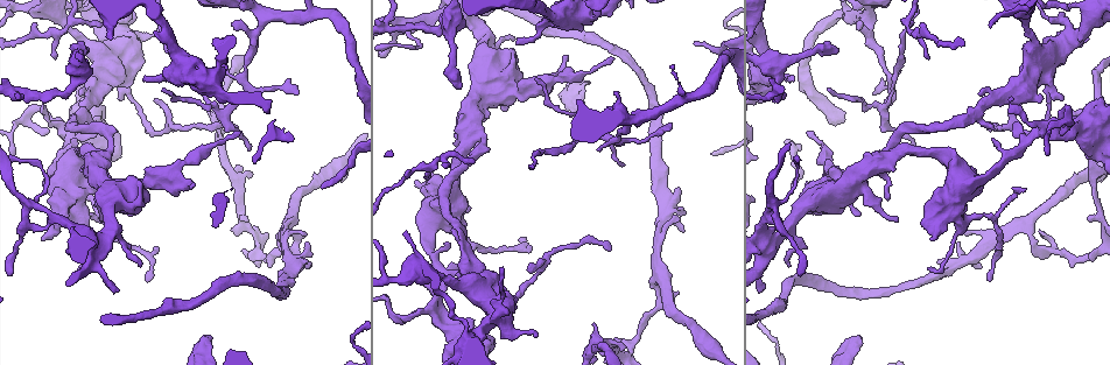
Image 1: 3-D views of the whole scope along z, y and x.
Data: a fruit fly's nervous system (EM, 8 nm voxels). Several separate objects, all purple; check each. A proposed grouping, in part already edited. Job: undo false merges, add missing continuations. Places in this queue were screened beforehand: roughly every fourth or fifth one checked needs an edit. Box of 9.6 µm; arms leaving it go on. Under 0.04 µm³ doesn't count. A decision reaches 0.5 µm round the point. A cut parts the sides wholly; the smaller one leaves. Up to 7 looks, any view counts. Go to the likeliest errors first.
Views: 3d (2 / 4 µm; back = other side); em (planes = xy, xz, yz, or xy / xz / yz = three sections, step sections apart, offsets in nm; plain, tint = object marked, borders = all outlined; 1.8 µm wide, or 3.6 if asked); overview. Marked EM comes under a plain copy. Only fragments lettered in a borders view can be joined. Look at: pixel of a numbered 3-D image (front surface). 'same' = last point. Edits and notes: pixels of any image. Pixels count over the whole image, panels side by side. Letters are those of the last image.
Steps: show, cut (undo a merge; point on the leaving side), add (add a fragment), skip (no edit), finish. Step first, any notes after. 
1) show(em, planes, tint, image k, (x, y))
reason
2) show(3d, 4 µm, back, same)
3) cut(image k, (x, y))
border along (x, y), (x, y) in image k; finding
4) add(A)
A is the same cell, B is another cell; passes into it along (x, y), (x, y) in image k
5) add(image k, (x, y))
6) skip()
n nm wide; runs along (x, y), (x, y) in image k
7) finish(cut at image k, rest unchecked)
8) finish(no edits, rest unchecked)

show(3d, 4 µm, image 1, (834, 47))
free end

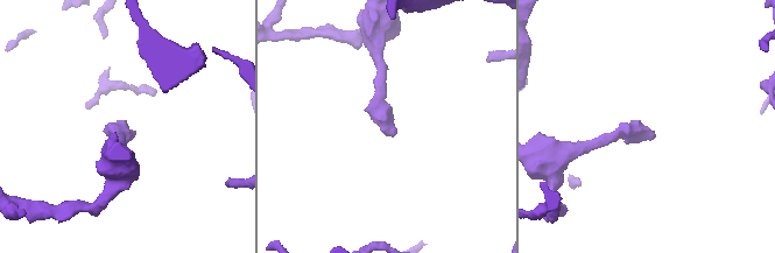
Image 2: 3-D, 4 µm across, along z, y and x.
show(em, xz, step 4, borders, image 2, (395, 131))
need the tissue

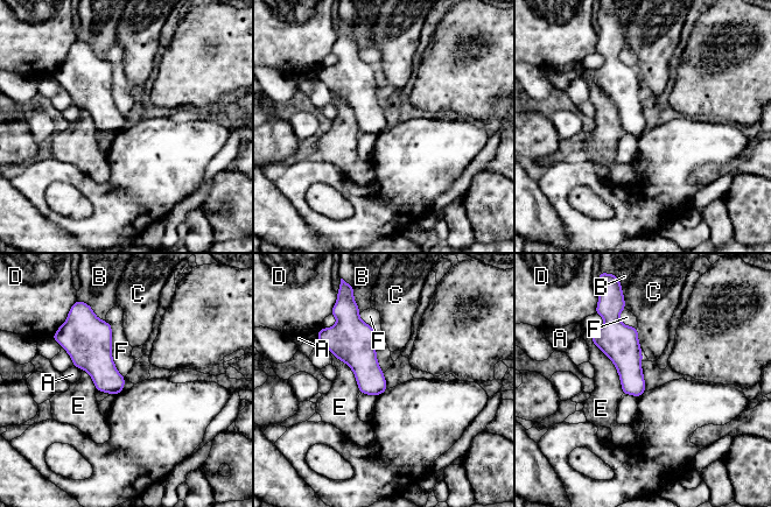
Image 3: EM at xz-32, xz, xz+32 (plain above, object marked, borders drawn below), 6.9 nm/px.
show(em, planes, borders, same)

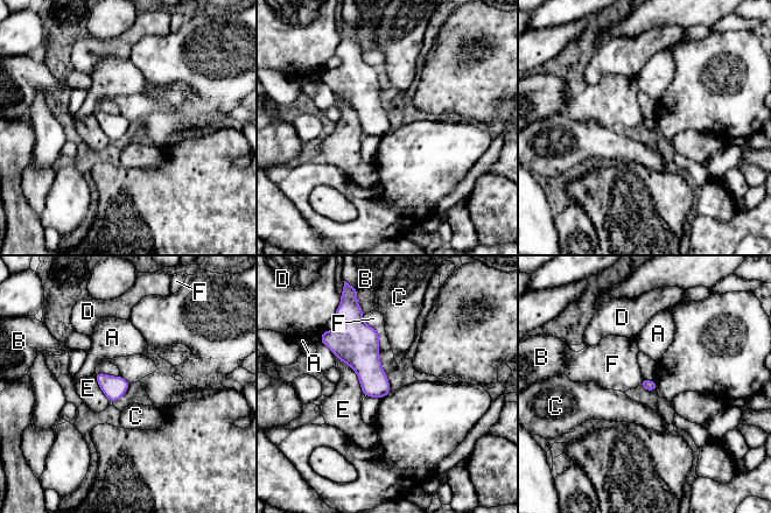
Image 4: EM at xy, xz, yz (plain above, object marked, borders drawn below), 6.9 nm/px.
skip()
A, B, C, D, E and F are other cells; border along (362, 316), (378, 332), (387, 374) in image 4; none of them fits

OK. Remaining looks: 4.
show(em, 3.6 µm, planes, borders, image 1, (106, 67))
abrupt turn

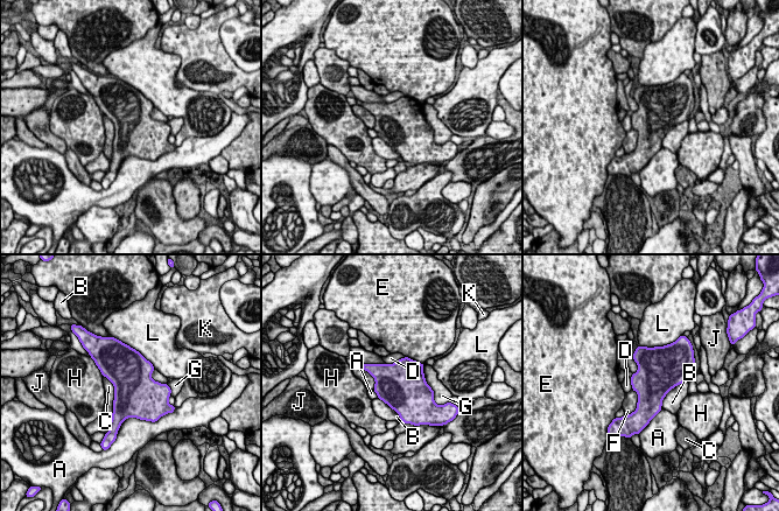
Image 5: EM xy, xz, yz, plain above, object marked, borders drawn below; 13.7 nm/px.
skip()
A, B, C, D, E, F, G, H, J, K and L are other cells; border along (688, 379), (675, 385), (660, 407) in image 5; continuous, no second cell

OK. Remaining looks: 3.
show(3d, 2 µm, image 1, (806, 133))
branch stops here

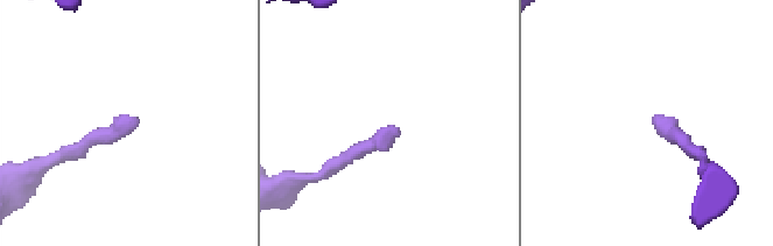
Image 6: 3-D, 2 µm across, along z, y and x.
show(em, 3.6 µm, planes, borders, image 6, (398, 128))
need the tissue

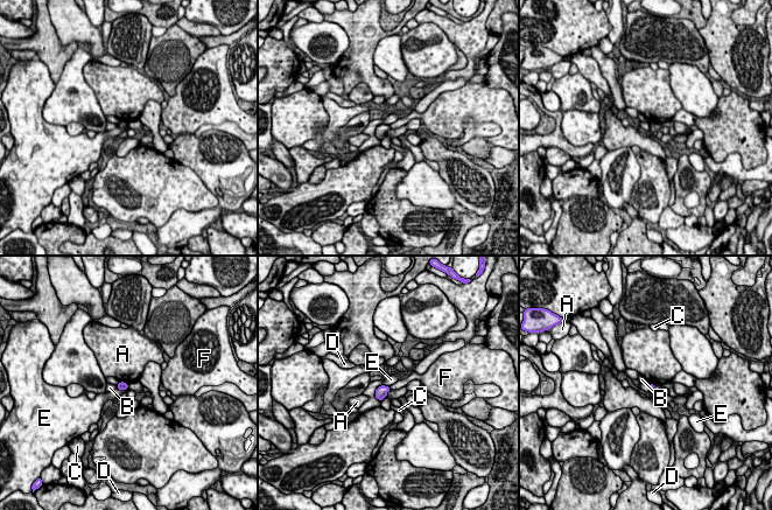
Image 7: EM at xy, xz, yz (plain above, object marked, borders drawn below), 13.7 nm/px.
skip()
A, B, C, D, E and F are other cells; border along (127, 384), (128, 388) in image 7; none of them fits

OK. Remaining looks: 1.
finish(no edits, rest unchecked)

